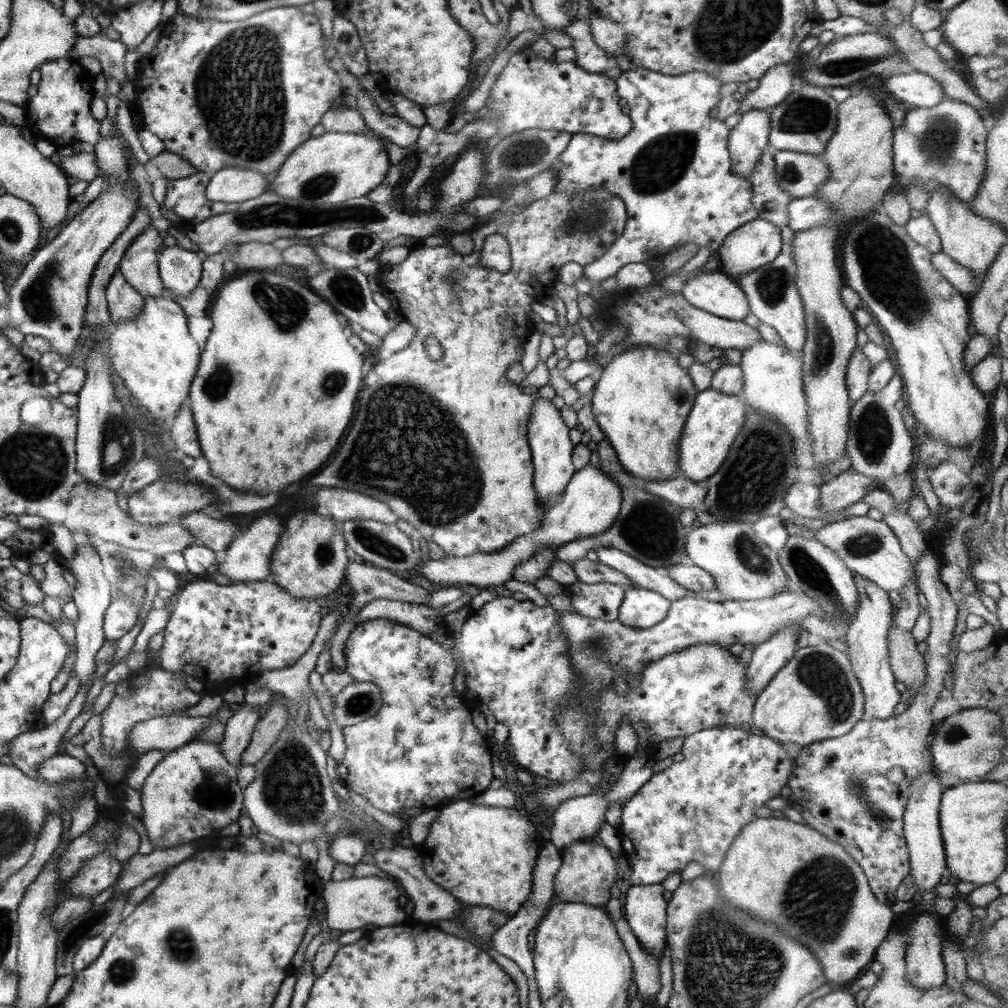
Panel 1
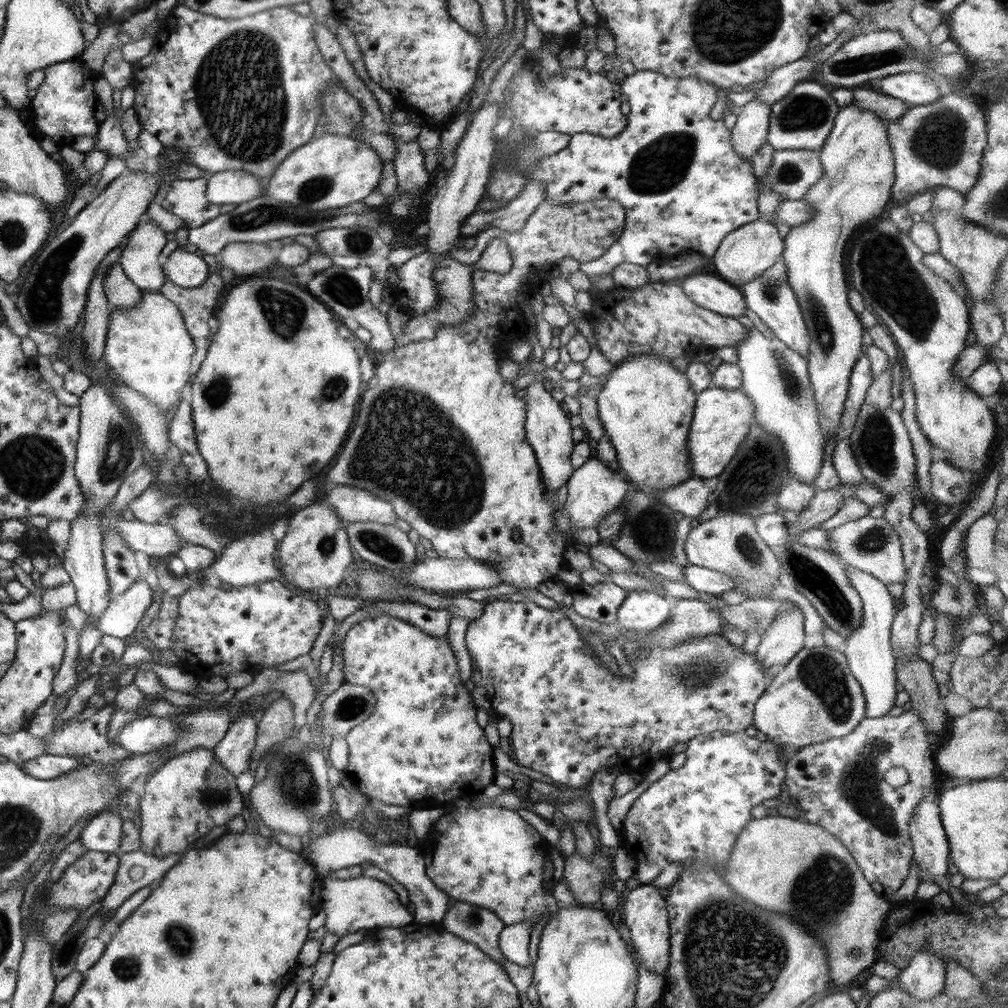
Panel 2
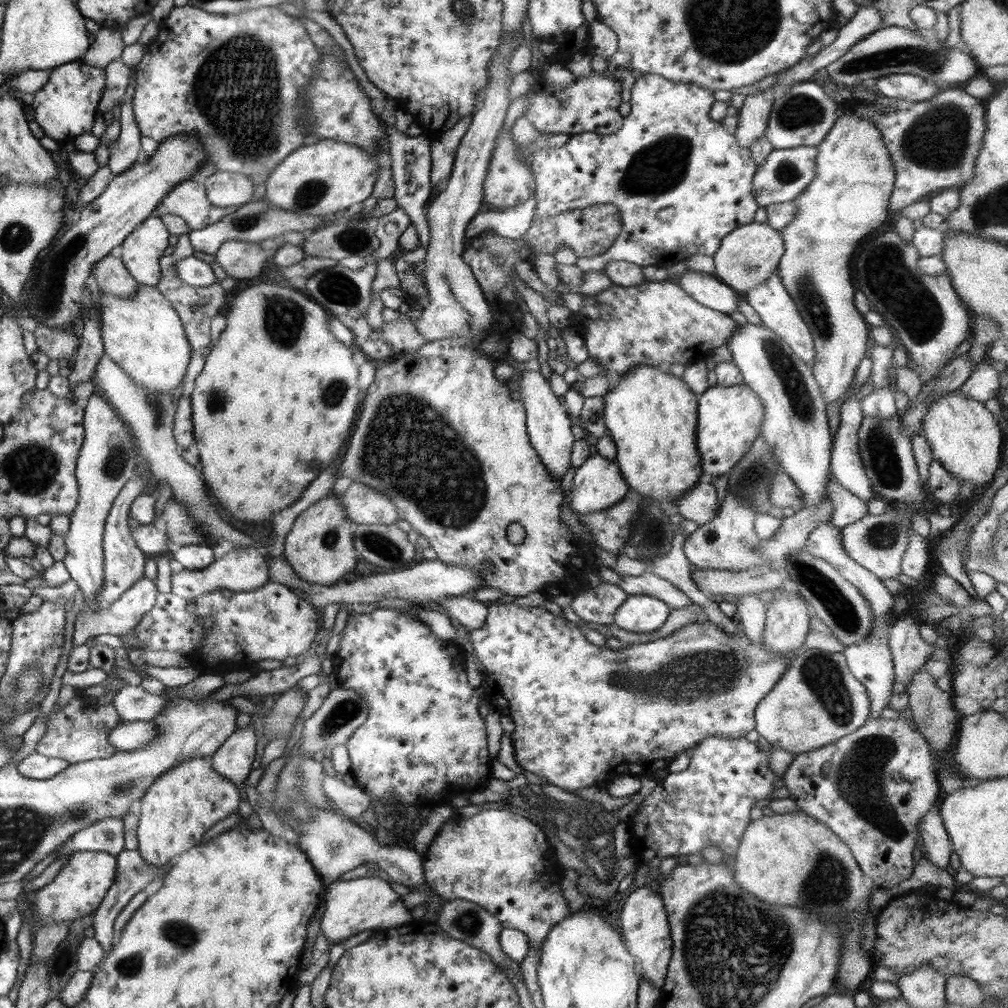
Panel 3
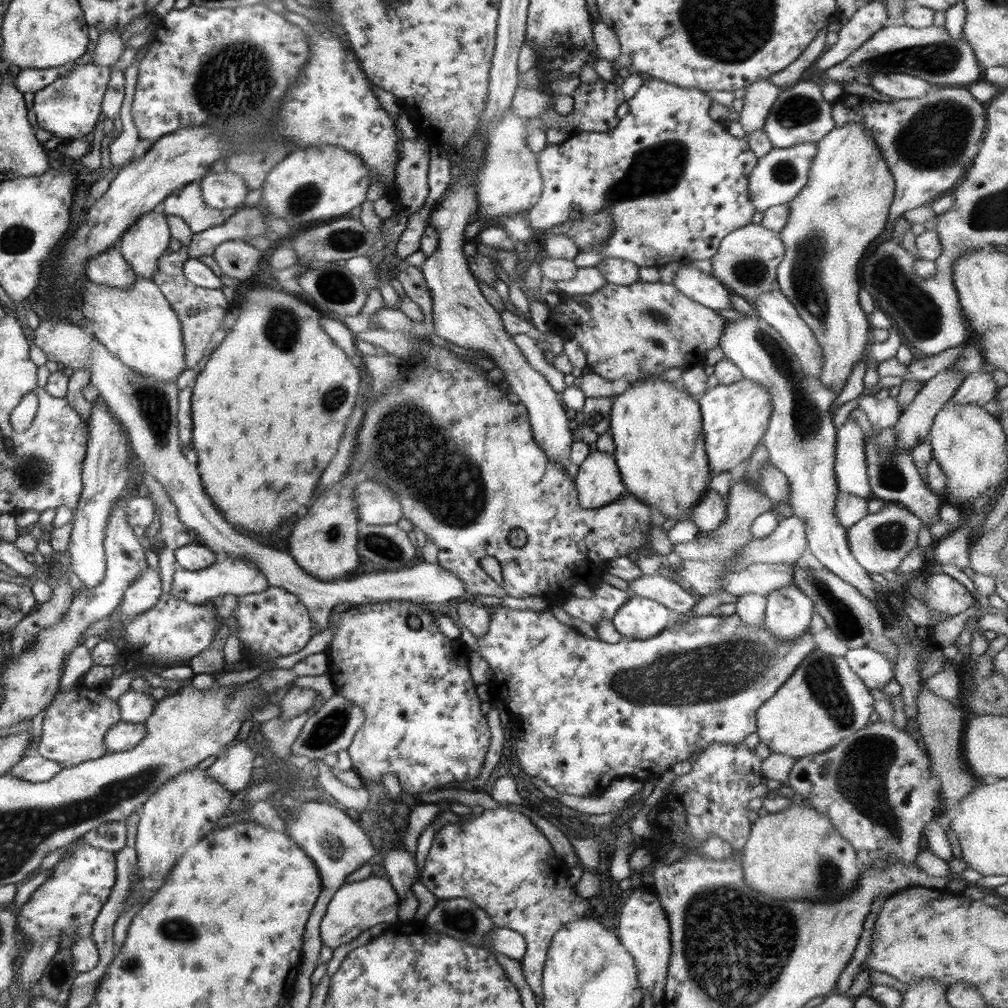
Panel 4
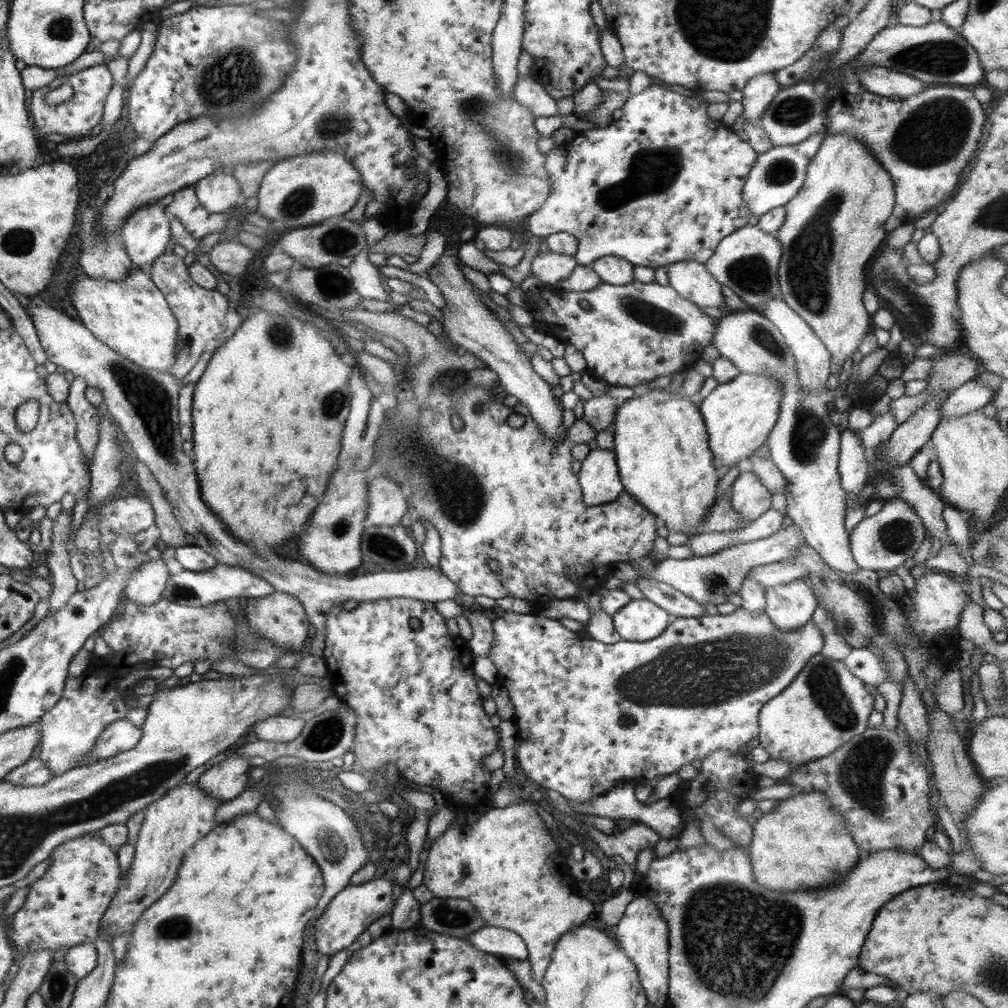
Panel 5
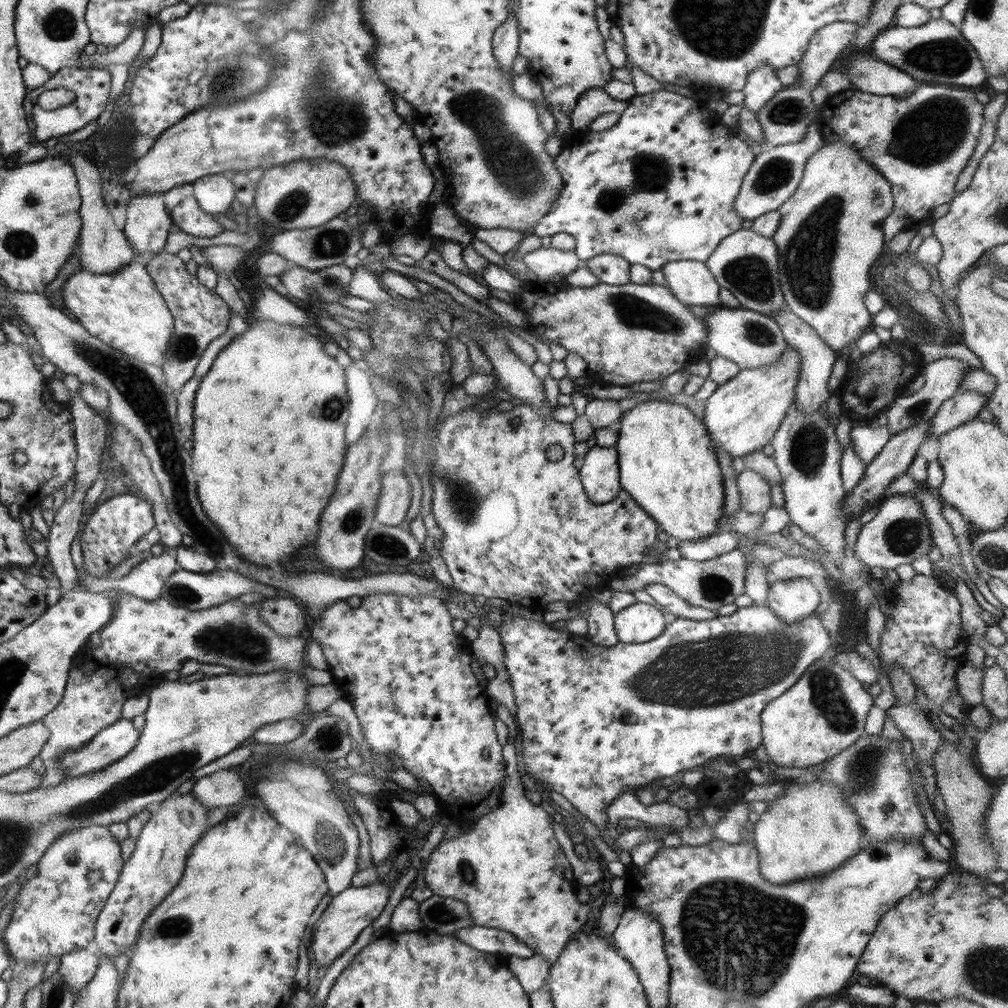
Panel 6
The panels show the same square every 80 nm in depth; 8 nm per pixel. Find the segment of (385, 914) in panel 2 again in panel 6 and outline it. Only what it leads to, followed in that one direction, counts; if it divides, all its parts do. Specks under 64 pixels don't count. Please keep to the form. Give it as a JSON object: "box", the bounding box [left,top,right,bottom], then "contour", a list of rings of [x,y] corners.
{"box":[310,882,390,969],"contour":[[[376,882],[362,887],[350,886],[333,896],[312,929],[310,950],[313,950],[312,958],[317,966],[328,969],[343,952],[346,952],[357,941],[362,930],[372,925],[374,919],[380,916],[390,894],[388,886]]]}

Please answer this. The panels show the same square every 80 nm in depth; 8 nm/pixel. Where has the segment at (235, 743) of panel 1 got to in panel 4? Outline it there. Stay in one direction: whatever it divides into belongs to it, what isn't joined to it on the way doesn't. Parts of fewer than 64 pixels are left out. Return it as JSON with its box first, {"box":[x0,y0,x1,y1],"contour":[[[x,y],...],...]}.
{"box":[206,739,258,792],"contour":[[[246,739],[230,749],[225,749],[206,770],[210,778],[223,784],[230,792],[247,788],[252,782],[252,761],[258,754]]]}

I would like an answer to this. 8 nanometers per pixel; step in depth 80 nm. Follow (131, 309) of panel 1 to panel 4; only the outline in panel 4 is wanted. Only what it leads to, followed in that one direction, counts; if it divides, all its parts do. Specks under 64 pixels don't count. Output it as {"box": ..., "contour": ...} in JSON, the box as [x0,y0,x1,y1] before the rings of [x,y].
{"box":[84,245,137,289],"contour":[[[116,245],[86,260],[84,268],[91,282],[119,289],[130,288],[137,277]]]}

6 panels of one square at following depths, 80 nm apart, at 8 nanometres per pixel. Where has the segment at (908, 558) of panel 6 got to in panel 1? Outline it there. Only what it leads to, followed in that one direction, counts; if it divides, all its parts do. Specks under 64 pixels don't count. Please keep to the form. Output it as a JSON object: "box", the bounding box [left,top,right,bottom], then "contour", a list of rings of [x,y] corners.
{"box":[815,515,913,593],"contour":[[[866,515],[850,517],[824,525],[815,536],[823,548],[832,550],[844,562],[849,571],[873,580],[887,593],[891,590],[899,592],[913,574],[910,559],[902,551],[894,532],[883,521],[872,520]]]}

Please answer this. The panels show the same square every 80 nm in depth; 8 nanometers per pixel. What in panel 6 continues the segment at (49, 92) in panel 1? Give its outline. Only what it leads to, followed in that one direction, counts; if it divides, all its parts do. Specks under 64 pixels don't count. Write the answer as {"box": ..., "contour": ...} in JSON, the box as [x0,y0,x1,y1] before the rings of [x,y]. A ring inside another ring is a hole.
{"box":[28,66,111,143],"contour":[[[90,66],[90,68],[80,67],[65,67],[60,68],[58,73],[51,76],[50,80],[40,88],[31,90],[28,93],[30,100],[32,100],[32,117],[34,122],[34,129],[32,136],[37,143],[45,143],[49,138],[64,136],[84,128],[89,122],[94,122],[98,119],[101,112],[107,105],[108,95],[111,88],[111,75],[110,72],[104,67]],[[54,88],[66,88],[74,92],[76,98],[66,106],[55,108],[54,110],[44,110],[38,106],[37,98],[42,92],[46,90],[54,90]]]}

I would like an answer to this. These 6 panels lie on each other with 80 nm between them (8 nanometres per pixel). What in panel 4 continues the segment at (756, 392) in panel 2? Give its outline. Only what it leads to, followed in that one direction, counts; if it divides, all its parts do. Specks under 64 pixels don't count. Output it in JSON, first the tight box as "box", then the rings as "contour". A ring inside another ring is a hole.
{"box":[719,315,895,690],"contour":[[[743,315],[736,320],[726,321],[719,346],[726,358],[742,371],[744,377],[761,384],[771,396],[773,407],[770,422],[761,443],[769,452],[769,462],[780,469],[788,479],[790,485],[788,502],[792,509],[792,515],[798,519],[804,519],[804,523],[808,527],[806,528],[807,551],[812,553],[828,571],[857,588],[868,600],[878,600],[882,594],[882,586],[872,581],[869,573],[860,567],[860,564],[852,556],[848,540],[846,540],[847,529],[840,526],[834,516],[836,495],[838,495],[839,489],[834,470],[837,428],[832,423],[831,411],[836,394],[832,394],[820,382],[820,379],[804,374],[798,357],[792,352],[788,343],[760,317]],[[868,647],[848,649],[844,657],[869,689],[882,690],[895,676],[893,664],[877,650]]]}

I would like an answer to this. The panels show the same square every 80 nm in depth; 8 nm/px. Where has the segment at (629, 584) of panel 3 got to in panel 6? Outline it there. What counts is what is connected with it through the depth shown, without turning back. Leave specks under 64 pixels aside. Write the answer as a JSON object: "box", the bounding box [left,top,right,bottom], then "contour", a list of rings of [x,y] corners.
{"box":[643,583,718,621],"contour":[[[662,583],[647,584],[643,588],[661,607],[667,608],[677,617],[688,620],[704,621],[714,618],[718,611],[713,611],[702,606],[692,606],[680,598],[669,586]]]}

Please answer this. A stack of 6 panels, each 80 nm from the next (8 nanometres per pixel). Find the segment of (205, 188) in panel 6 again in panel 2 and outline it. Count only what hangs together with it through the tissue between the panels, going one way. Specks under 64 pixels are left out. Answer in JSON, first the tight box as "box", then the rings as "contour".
{"box":[207,170,261,205],"contour":[[[228,170],[208,175],[207,199],[214,204],[239,205],[261,196],[260,178],[246,171]]]}

